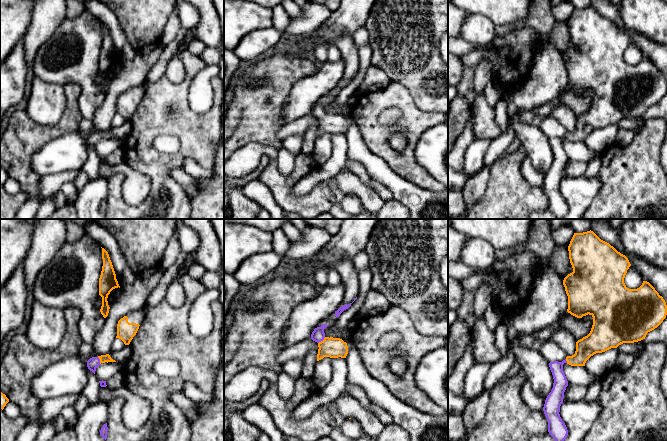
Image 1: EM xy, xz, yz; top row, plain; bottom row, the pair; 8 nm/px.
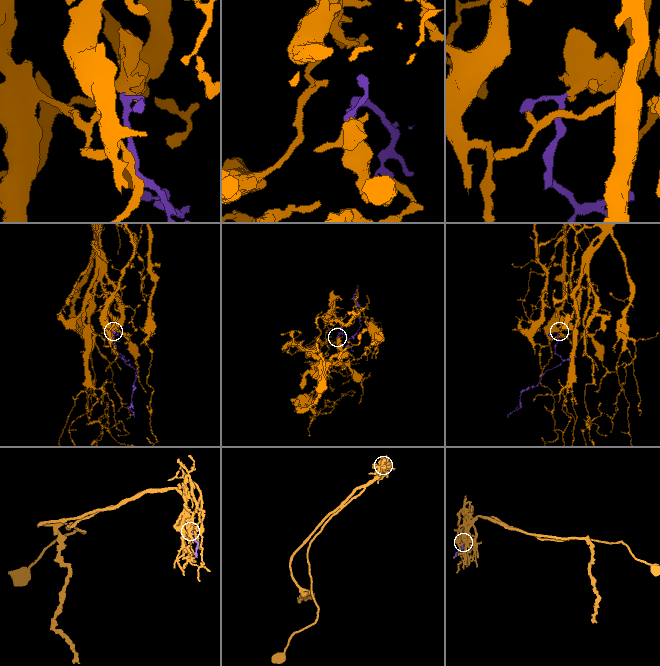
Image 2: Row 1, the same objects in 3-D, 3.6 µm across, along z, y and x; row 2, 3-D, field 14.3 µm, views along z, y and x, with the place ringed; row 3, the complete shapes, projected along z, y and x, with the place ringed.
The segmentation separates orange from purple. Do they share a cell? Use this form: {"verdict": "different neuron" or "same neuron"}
{"verdict": "same neuron"}

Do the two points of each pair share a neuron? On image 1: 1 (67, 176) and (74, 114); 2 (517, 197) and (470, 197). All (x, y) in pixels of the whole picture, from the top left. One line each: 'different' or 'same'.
1: different
2: different

